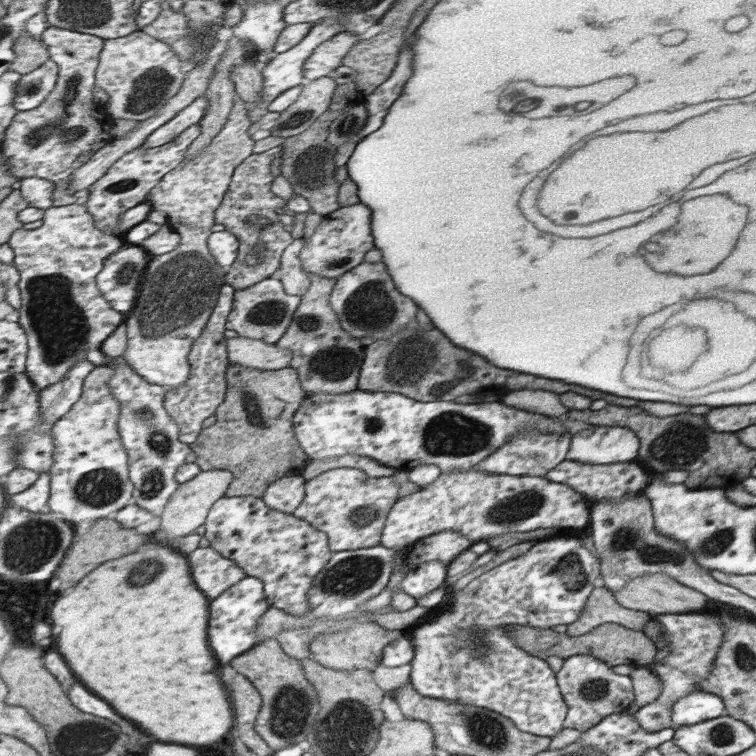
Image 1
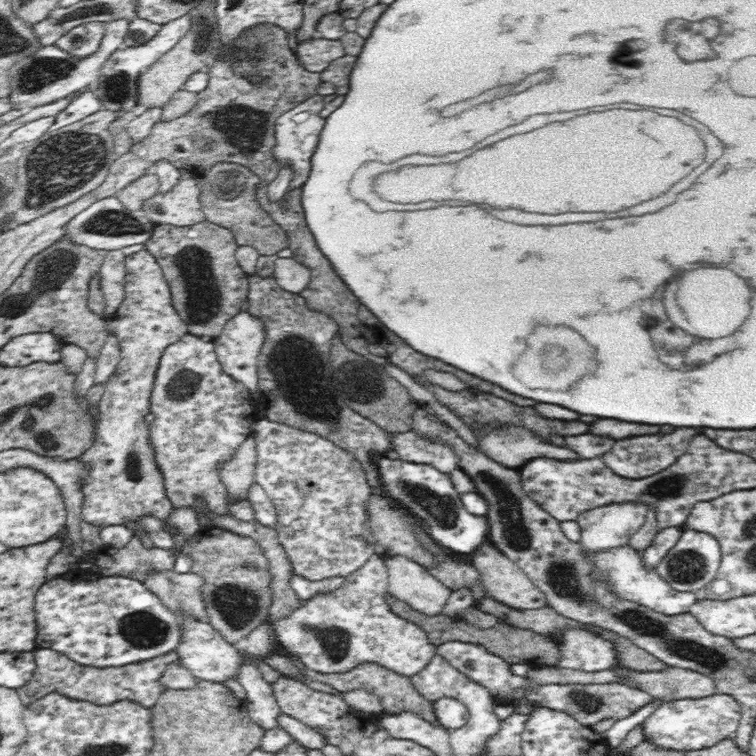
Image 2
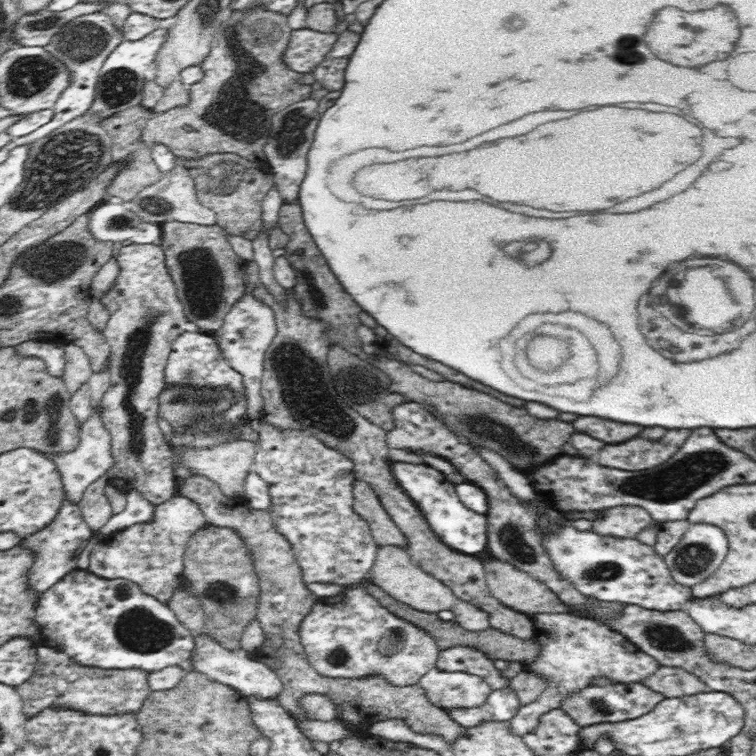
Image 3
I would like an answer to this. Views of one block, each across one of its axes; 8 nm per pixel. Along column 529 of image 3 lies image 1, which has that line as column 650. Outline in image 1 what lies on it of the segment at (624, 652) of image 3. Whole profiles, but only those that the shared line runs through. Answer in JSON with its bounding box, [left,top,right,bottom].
[633,612,723,734]

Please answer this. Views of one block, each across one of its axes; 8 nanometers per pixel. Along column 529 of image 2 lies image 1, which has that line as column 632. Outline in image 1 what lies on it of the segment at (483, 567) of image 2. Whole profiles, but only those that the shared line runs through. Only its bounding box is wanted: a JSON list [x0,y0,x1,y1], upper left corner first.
[613,572,707,616]

